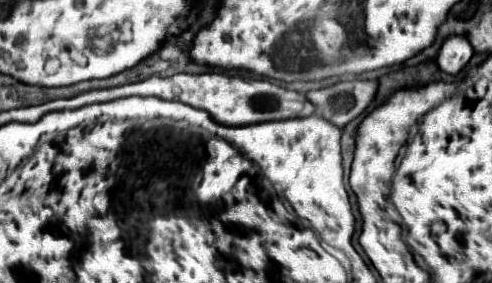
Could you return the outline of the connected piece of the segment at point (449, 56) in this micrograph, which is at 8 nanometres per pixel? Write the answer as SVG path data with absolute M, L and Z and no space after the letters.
M450 38L442 44L436 62L438 62L442 72L446 72L450 76L456 76L468 64L472 54L474 54L474 50L466 42L466 38Z

